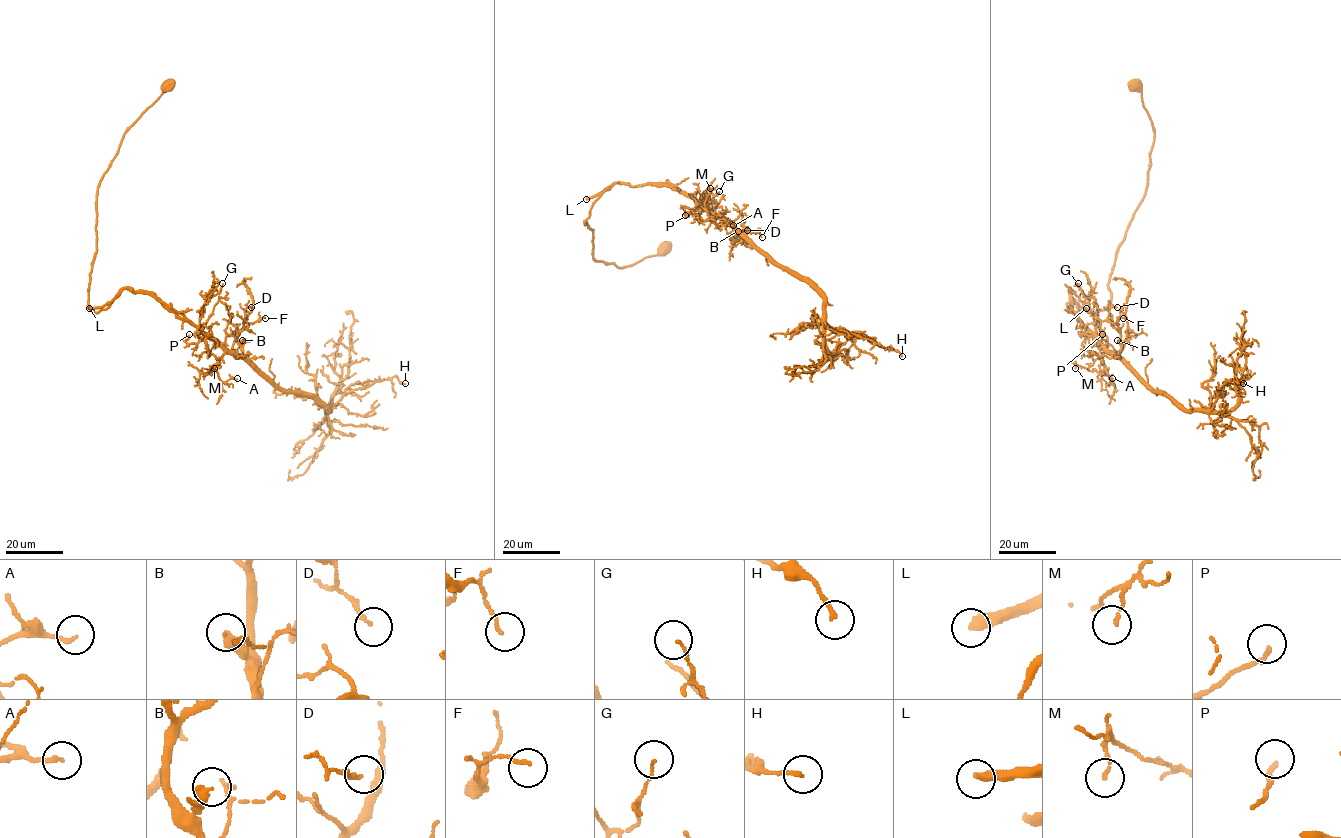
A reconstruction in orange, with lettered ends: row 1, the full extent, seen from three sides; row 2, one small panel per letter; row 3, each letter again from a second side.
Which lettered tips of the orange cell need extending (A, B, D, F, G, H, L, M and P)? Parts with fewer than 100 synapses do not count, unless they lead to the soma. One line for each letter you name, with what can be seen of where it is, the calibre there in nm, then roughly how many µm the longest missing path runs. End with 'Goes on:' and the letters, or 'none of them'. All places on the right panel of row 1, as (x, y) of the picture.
L: Place: (1086, 308). Thickness 400 nm. Missing length about 90 µm
Goes on: L

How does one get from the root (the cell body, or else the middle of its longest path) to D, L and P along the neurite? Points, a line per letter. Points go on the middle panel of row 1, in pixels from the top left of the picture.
D: (666, 248), (622, 267), (595, 260), (592, 203), (617, 182), (666, 184), (733, 234), (742, 221), (747, 230)
L: (666, 248), (660, 254), (622, 267), (595, 260), (593, 232), (585, 220), (592, 203), (606, 190), (586, 199)
P: (666, 248), (622, 267), (595, 260), (592, 203), (617, 182), (666, 184), (702, 209), (685, 215)

